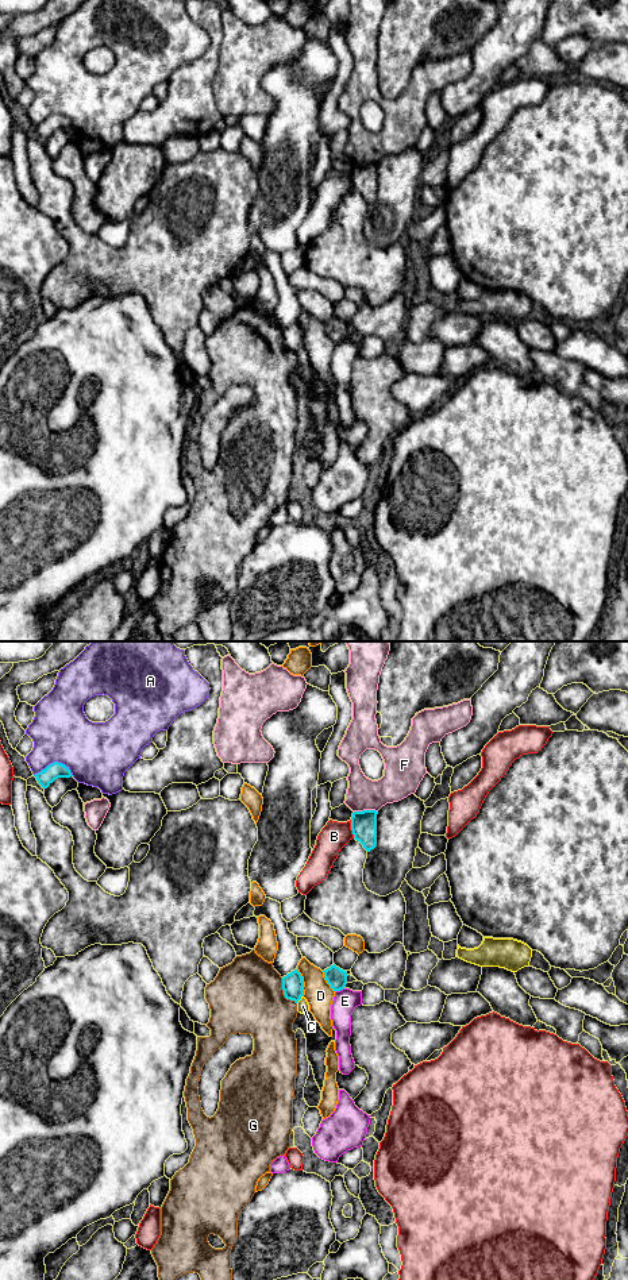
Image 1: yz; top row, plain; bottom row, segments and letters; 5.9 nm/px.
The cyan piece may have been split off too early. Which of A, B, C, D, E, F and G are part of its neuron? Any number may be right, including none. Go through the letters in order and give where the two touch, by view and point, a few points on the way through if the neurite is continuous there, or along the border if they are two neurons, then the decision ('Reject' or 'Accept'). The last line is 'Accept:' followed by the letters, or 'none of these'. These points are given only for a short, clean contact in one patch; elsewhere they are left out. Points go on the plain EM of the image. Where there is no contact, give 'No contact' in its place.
A: Touches cyan at yz (54, 114). Reject
B: Touches cyan at yz (351, 181). Reject
C: Touches cyan at yz (299, 351). Reject
D: Touches cyan at yz (303, 334). Reject
E: Touches cyan at yz (339, 342). Boundary: yz (343, 339), (335, 344). Reject
F: Touches cyan at yz (365, 162). Reject
G: Touches cyan at yz (284, 344). Reject
Accept: none of these

